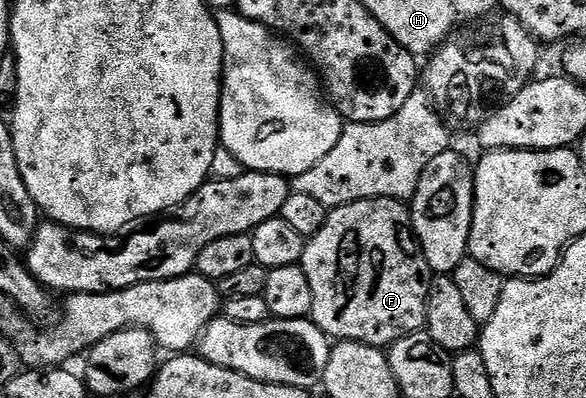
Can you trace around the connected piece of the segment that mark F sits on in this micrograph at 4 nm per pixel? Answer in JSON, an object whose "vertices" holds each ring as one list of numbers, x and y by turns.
{"vertices":[[363,199,331,208,326,225,305,242,299,266,306,273,306,281,310,281,310,293,314,293,310,318,333,340,387,349,402,337,425,330,428,283,424,275,429,269,412,234,409,208,401,200]]}

